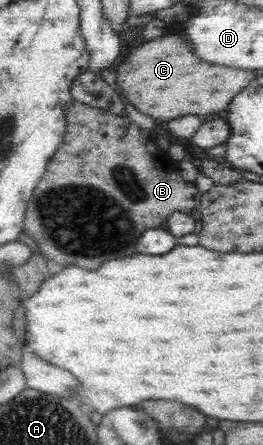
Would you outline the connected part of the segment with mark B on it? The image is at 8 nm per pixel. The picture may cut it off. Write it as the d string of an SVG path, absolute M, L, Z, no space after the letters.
M71 100L65 104L63 113L66 119L66 128L61 138L61 144L58 146L54 156L46 161L45 171L42 173L41 179L36 183L33 195L25 208L25 218L23 222L23 231L36 242L39 252L47 259L60 264L63 267L67 264L82 266L82 268L98 268L104 260L112 260L112 258L122 258L122 256L132 256L136 254L136 242L138 238L148 229L158 228L166 221L174 212L190 213L200 206L203 192L198 190L195 183L184 181L177 173L175 163L170 160L152 160L152 140L148 134L140 132L134 124L128 122L127 116L118 116L117 113L106 112L100 108L92 108L86 104L82 104Z

